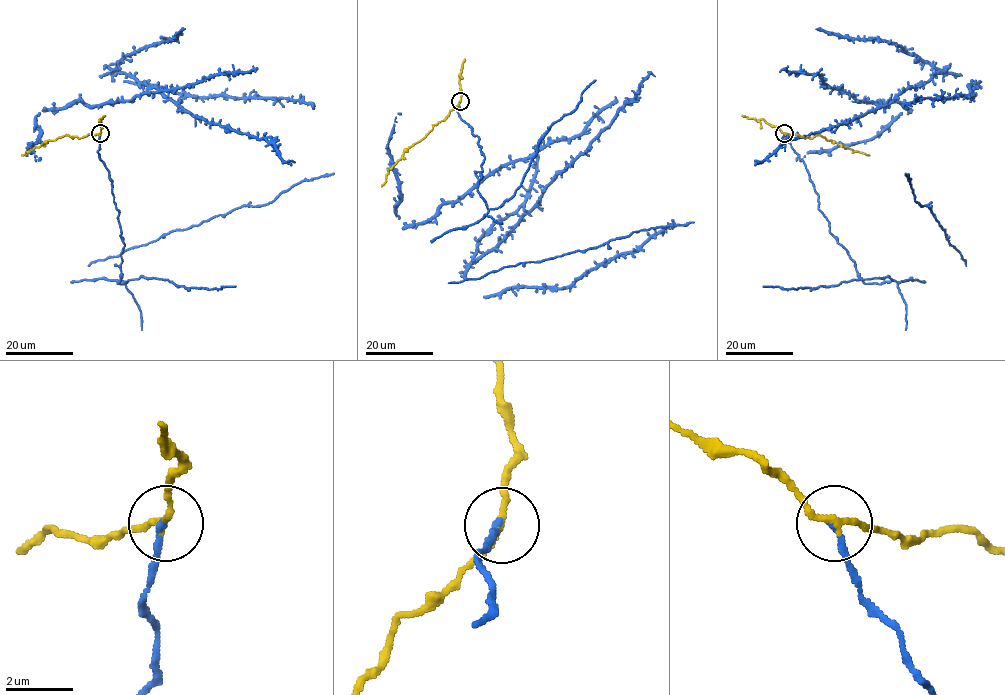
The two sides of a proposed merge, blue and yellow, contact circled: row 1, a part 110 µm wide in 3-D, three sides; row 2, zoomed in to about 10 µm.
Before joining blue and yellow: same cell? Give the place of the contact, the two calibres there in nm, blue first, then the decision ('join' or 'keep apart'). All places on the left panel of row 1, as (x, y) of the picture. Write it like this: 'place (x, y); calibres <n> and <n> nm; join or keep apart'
place (100, 133); calibres 200 and 180 nm; keep apart

